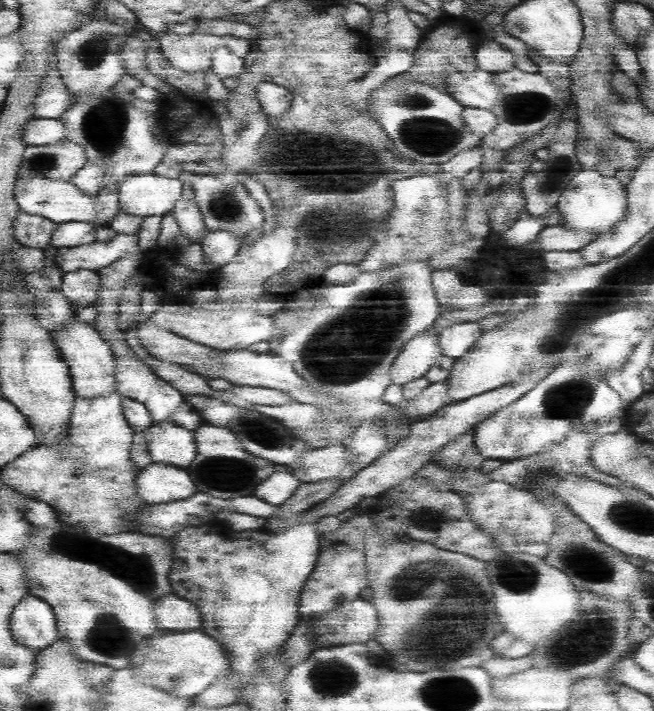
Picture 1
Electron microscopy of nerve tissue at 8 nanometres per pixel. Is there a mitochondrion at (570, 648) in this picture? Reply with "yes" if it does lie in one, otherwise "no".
yes

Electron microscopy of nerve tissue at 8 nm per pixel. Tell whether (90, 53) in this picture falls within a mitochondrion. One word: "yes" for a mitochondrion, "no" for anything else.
yes

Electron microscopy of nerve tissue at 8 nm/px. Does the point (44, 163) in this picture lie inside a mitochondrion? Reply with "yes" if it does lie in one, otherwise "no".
yes

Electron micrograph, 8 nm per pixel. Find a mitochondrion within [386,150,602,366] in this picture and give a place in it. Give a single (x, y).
(556, 172)

